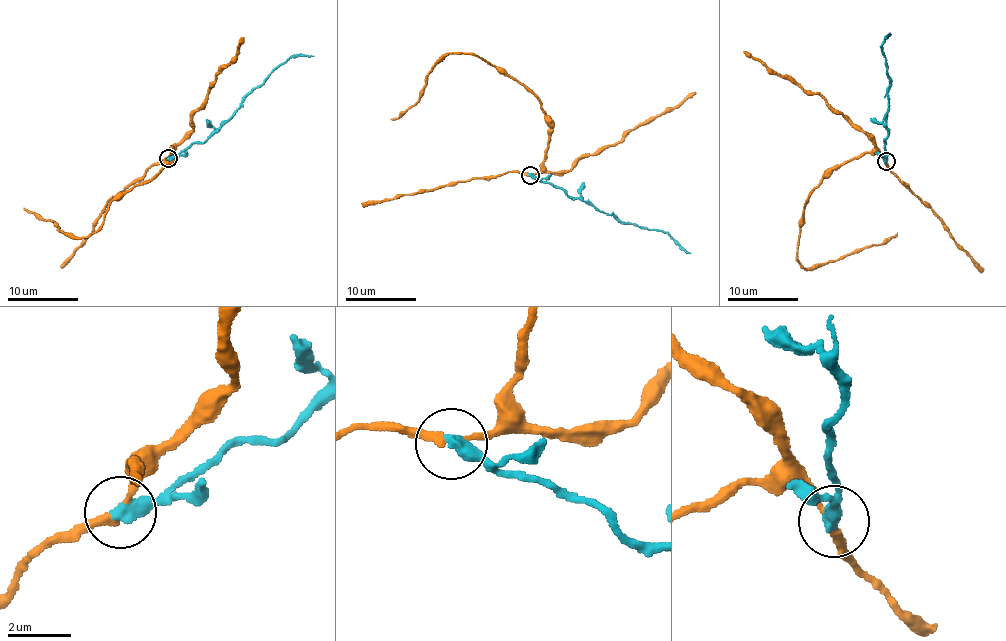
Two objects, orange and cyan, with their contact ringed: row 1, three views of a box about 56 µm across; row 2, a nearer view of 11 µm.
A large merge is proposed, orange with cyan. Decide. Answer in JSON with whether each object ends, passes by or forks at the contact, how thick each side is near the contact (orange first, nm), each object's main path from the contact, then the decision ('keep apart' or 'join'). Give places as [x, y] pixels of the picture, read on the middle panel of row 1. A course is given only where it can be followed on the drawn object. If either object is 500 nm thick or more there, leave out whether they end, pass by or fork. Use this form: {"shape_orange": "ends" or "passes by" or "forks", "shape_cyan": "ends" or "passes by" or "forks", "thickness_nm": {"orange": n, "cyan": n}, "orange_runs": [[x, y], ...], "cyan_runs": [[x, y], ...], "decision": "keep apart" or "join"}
{"shape_orange": "passes by", "shape_cyan": "ends", "thickness_nm": {"orange": 200, "cyan": 460}, "orange_runs": [[529, 175], [539, 172], [549, 126], [540, 99], [477, 56], [458, 53], [439, 57], [415, 103], [391, 120]], "cyan_runs": [[529, 175], [560, 187], [621, 222], [658, 229], [691, 252]], "decision": "keep apart"}

